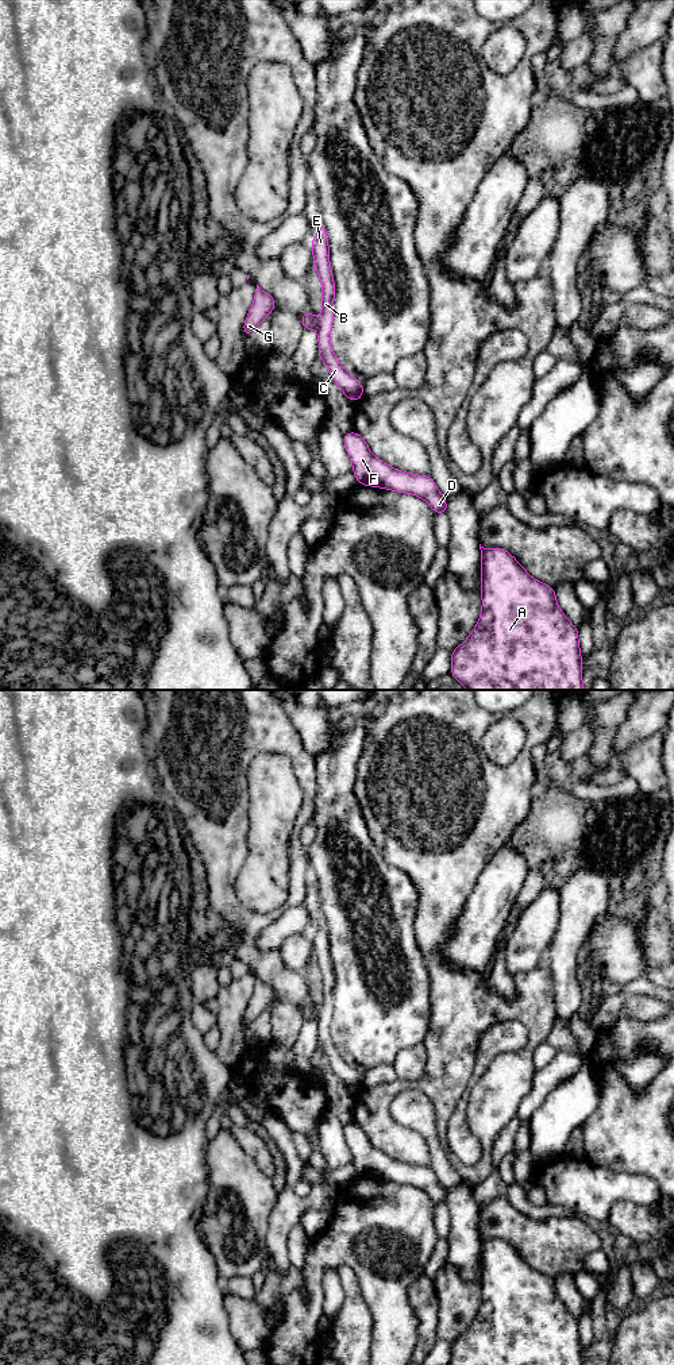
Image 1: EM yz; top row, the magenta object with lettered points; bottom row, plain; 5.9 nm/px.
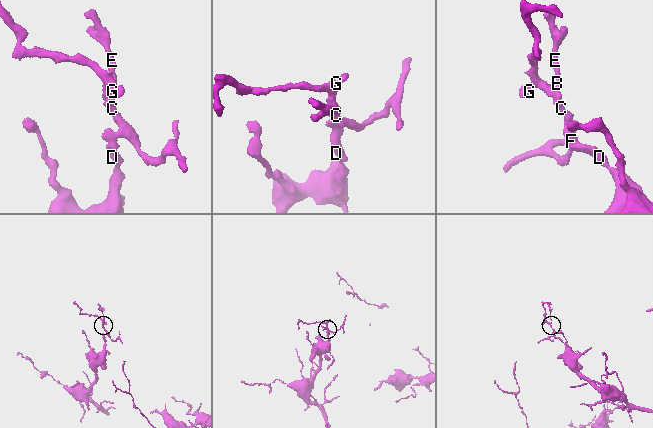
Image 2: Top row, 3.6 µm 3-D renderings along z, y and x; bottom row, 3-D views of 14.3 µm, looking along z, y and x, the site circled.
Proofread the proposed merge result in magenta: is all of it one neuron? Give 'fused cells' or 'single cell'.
fused cells

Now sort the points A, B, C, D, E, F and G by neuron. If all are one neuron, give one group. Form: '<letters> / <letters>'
A B C D E F / G

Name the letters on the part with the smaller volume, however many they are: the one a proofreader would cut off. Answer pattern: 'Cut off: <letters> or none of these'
Cut off: G

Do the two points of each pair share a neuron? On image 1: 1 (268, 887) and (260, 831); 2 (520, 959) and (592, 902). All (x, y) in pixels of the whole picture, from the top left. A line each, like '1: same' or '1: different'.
1: same
2: different

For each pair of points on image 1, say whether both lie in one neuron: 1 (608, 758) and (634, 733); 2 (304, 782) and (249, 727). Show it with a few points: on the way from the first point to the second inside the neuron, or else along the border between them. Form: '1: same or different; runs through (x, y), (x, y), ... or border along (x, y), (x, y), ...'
1: different; border along (624, 718), (615, 737), (615, 748), (619, 752)
2: same; runs through (304, 763), (268, 728)

